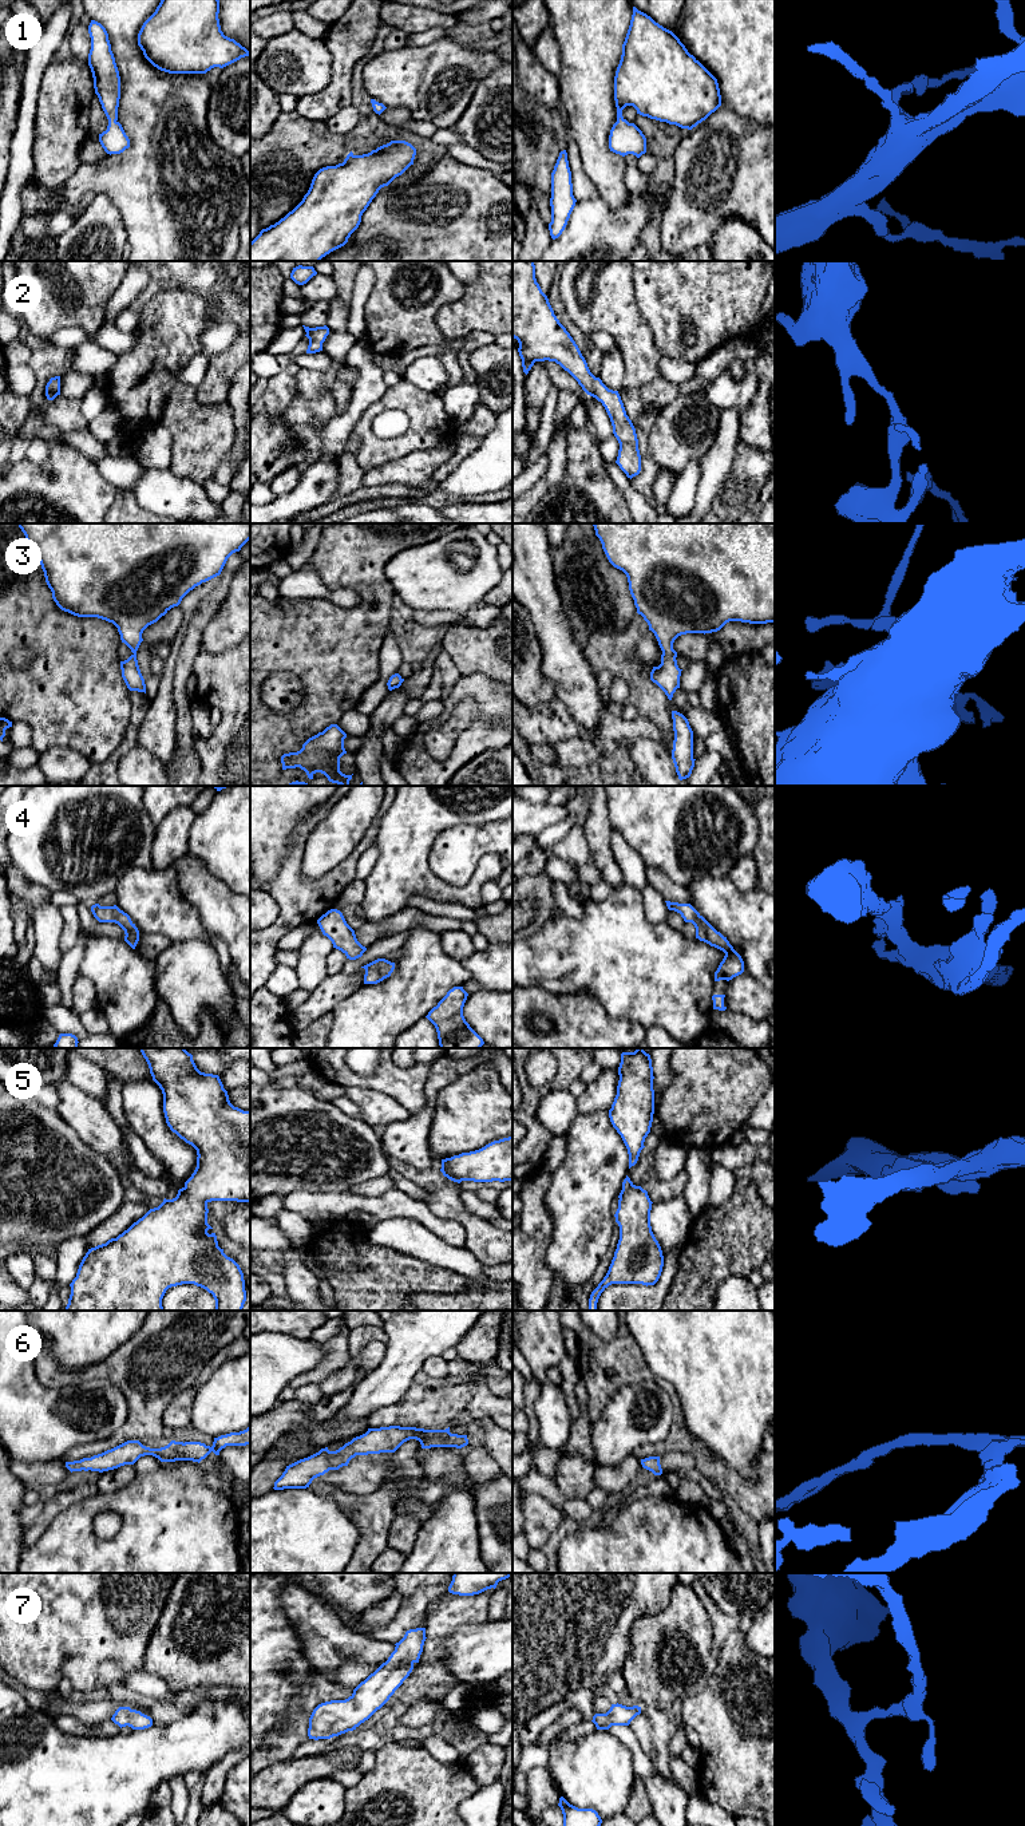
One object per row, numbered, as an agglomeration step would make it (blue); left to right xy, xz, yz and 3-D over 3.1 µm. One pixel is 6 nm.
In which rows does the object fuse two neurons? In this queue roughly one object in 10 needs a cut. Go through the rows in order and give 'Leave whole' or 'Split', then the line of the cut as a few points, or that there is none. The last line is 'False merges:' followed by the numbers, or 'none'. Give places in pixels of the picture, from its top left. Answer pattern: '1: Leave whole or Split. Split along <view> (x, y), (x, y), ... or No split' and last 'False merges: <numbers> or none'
1: Leave whole. No split
2: Leave whole. No split
3: Leave whole. No split
4: Leave whole. No split
5: Leave whole. No split
6: Leave whole. No split
7: Leave whole. No split
False merges: none

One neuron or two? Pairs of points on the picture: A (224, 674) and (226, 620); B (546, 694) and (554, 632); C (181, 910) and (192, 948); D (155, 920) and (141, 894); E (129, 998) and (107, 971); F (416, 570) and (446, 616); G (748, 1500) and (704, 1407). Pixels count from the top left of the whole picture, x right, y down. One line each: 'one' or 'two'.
A: two
B: two
C: two
D: one
E: one
F: two
G: two

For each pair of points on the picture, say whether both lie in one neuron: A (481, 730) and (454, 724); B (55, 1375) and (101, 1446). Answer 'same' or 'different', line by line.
A: different
B: same

